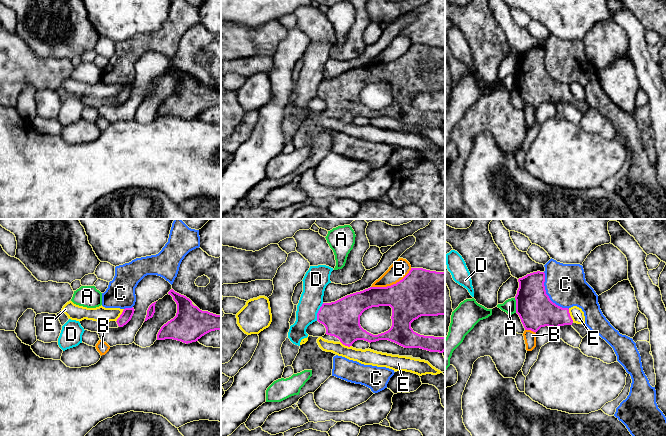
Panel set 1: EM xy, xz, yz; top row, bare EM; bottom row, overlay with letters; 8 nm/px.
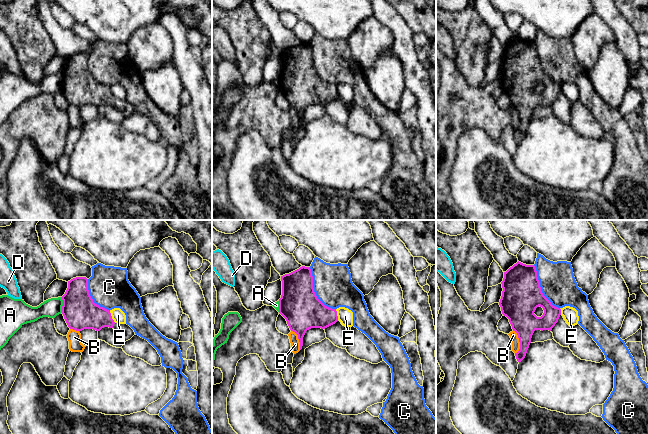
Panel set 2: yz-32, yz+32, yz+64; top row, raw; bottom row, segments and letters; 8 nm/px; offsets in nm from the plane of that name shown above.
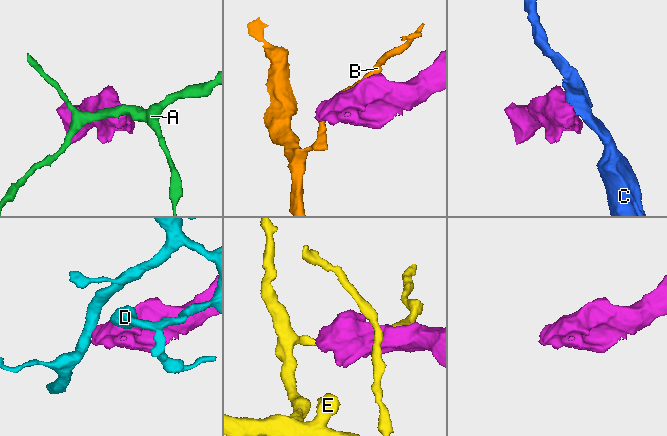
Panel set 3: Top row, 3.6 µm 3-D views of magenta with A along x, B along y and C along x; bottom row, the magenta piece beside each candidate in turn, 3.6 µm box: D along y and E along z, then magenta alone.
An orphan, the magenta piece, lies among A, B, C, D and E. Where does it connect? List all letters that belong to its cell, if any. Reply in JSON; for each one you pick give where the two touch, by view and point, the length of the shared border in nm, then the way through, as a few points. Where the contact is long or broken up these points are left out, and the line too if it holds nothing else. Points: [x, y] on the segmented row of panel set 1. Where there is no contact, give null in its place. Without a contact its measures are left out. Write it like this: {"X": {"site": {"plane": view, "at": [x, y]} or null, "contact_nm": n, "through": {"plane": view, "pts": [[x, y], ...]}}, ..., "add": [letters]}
{"add": []}

